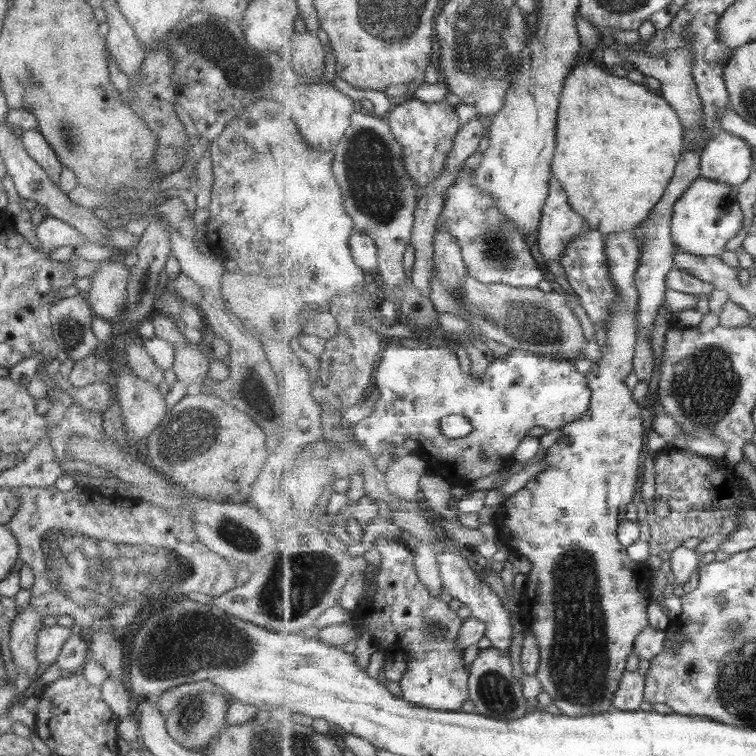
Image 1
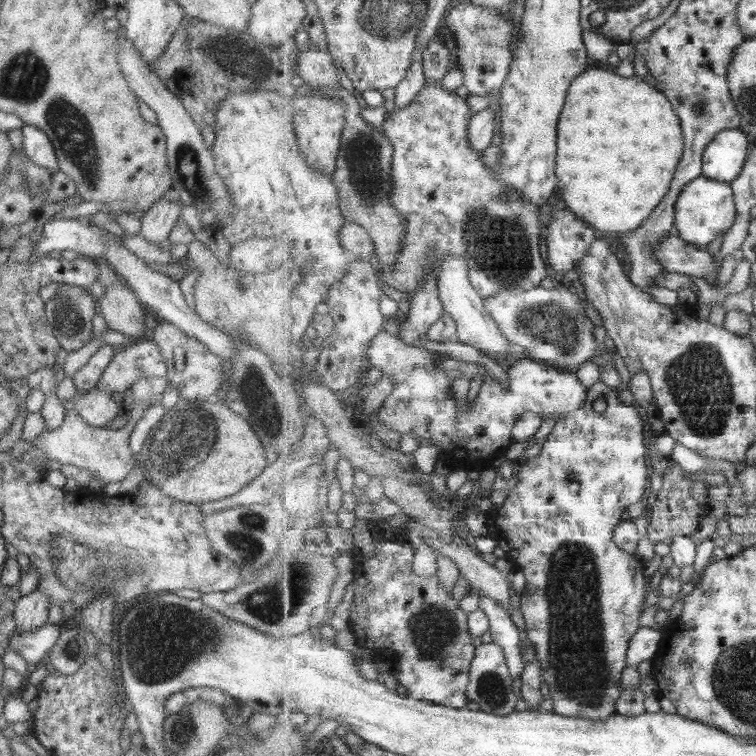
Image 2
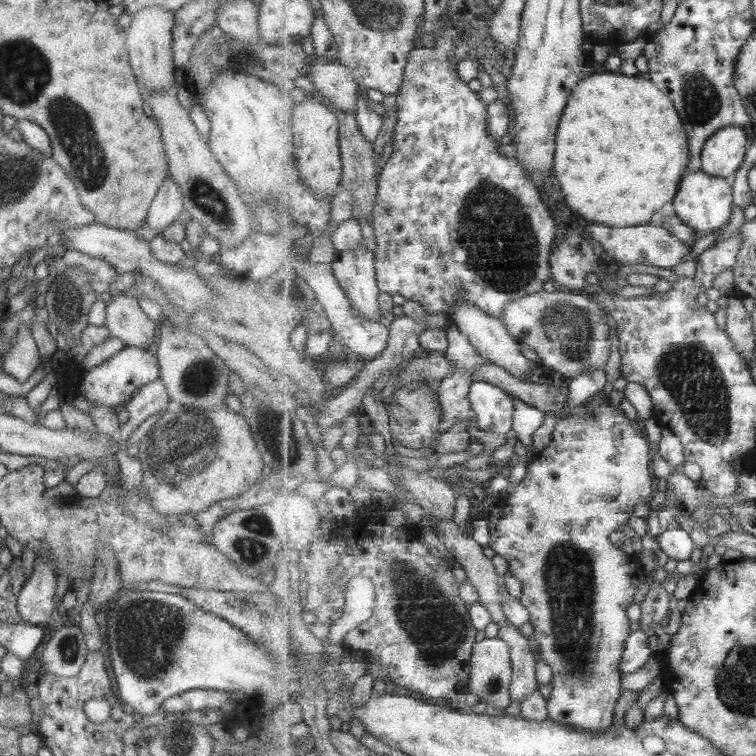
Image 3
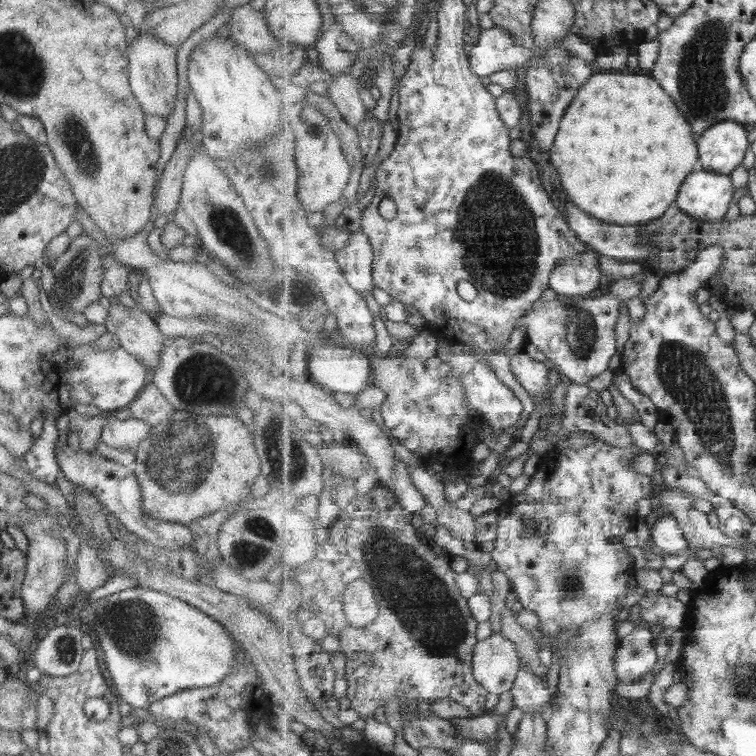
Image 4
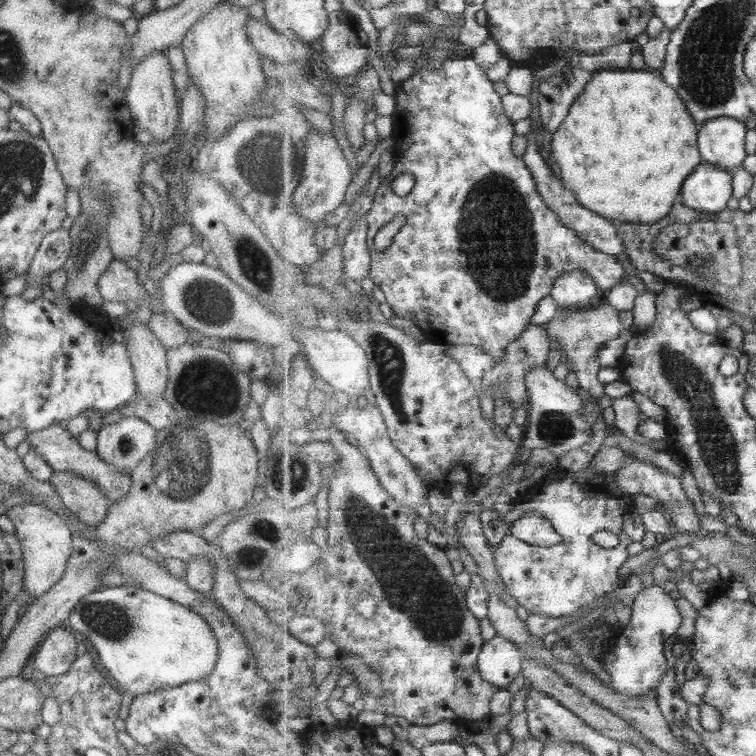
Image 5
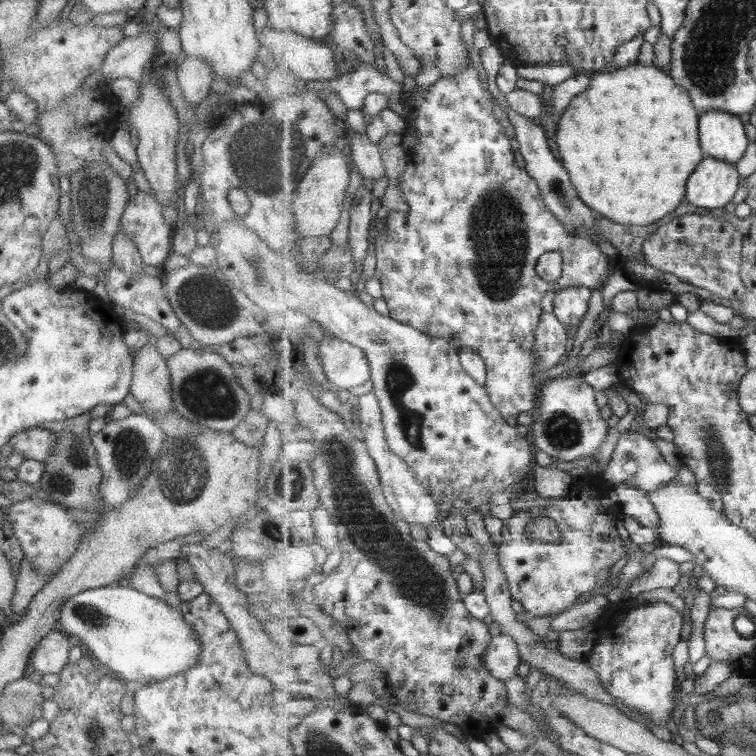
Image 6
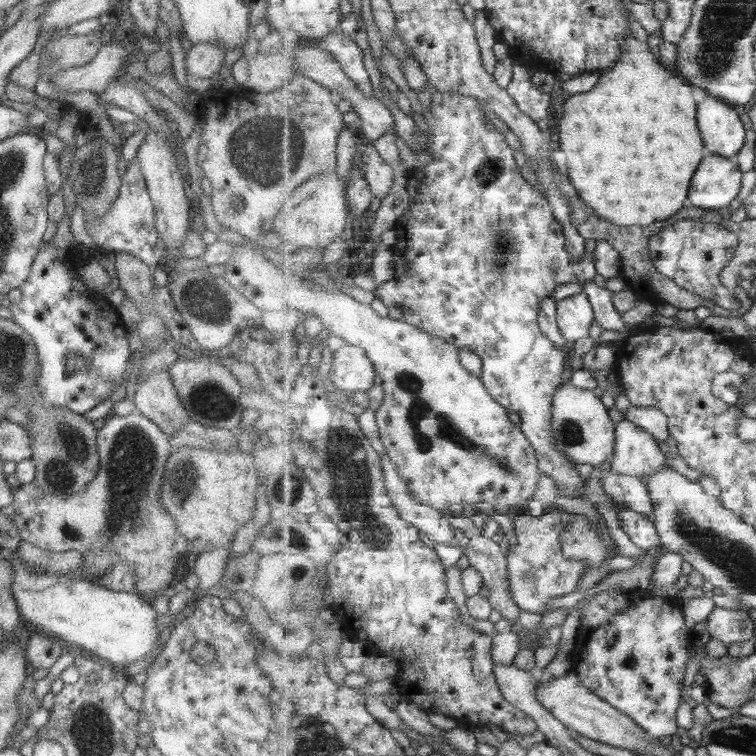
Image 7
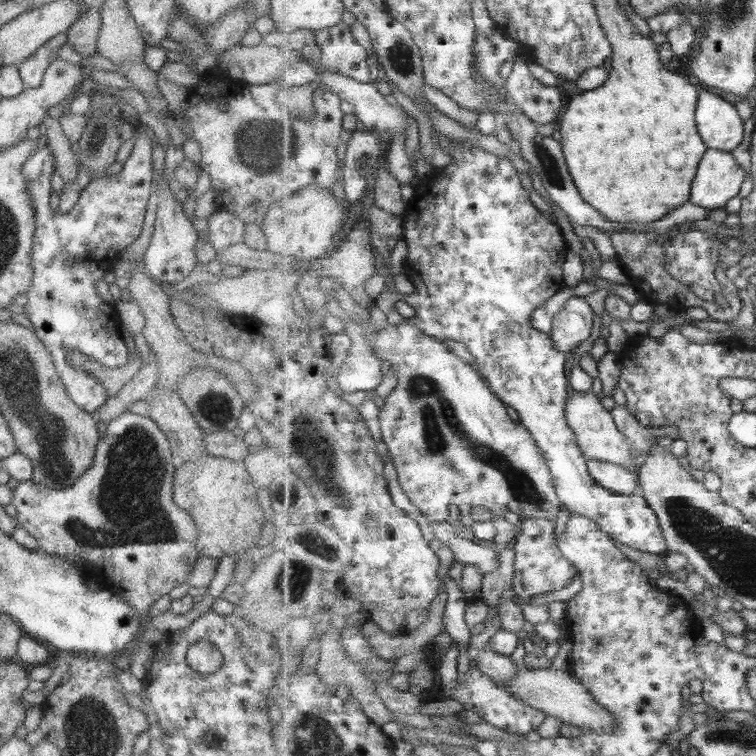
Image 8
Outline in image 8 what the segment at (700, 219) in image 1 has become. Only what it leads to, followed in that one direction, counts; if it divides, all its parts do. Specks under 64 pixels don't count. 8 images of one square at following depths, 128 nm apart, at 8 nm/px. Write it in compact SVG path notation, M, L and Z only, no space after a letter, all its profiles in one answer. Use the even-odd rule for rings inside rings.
M708 148L703 160L701 160L695 180L692 184L692 197L690 202L707 208L707 210L715 210L728 206L728 202L732 198L737 197L741 184L747 175L746 170L741 168L737 159L727 151Z

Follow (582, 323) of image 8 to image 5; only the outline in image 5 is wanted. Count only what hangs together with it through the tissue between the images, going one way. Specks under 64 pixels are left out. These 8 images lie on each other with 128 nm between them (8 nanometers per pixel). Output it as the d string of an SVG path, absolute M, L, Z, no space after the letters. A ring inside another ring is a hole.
M574 270L564 274L552 290L552 298L558 309L571 312L586 309L597 296L596 282L586 272Z

